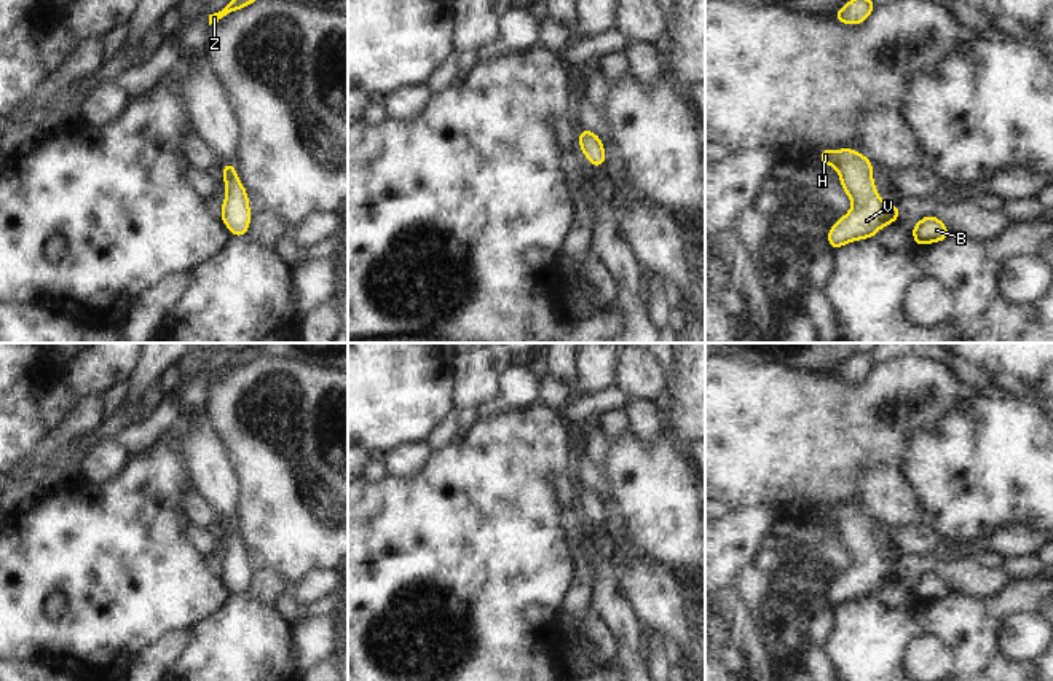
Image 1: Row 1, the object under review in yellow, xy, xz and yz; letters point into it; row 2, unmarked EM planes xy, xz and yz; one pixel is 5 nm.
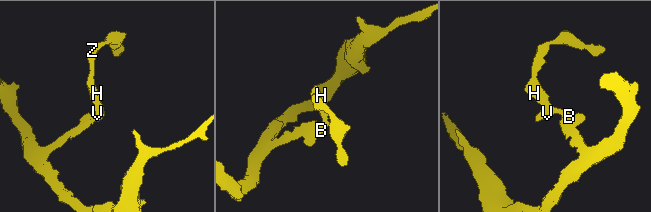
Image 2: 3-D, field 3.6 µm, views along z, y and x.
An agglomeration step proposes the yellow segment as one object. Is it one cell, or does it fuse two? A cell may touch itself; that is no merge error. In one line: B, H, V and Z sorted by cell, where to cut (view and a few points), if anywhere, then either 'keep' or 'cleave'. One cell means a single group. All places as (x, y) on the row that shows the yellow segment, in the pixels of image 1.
groups B H V Z; cut none; keep

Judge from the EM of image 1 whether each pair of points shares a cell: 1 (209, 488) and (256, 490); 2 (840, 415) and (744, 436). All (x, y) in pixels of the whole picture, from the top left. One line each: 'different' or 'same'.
1: different
2: same

